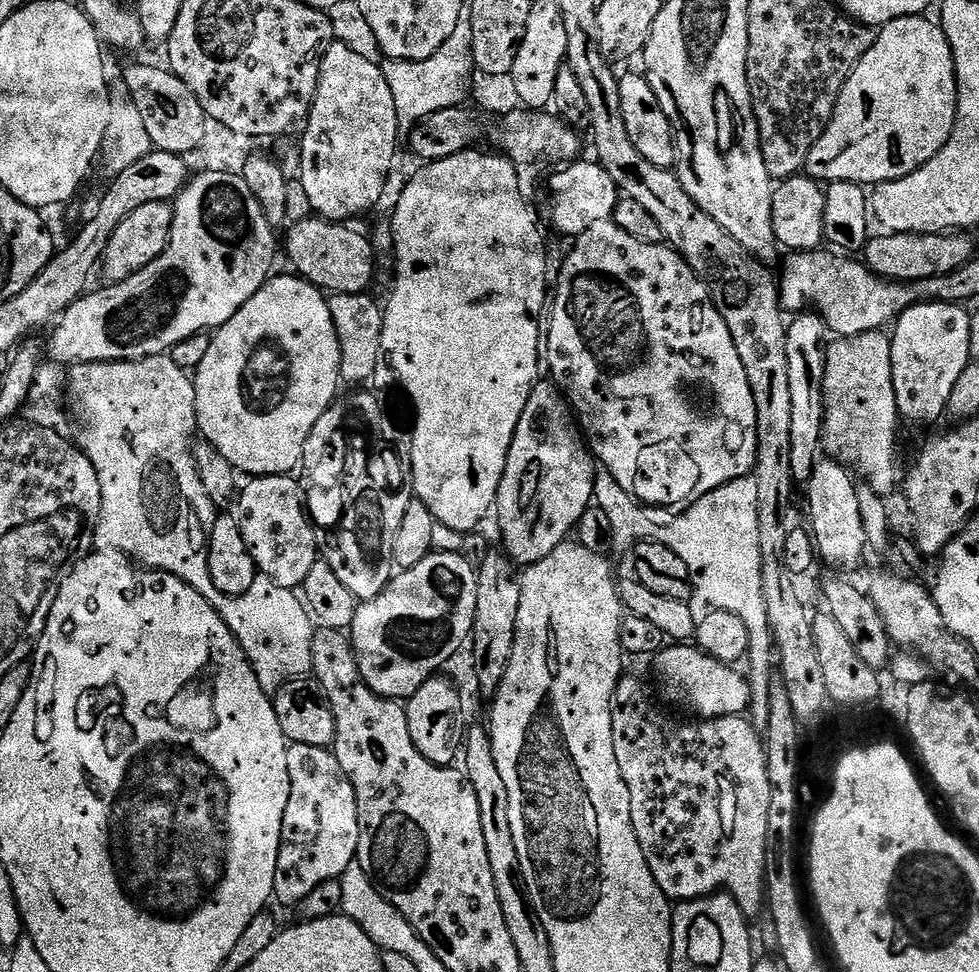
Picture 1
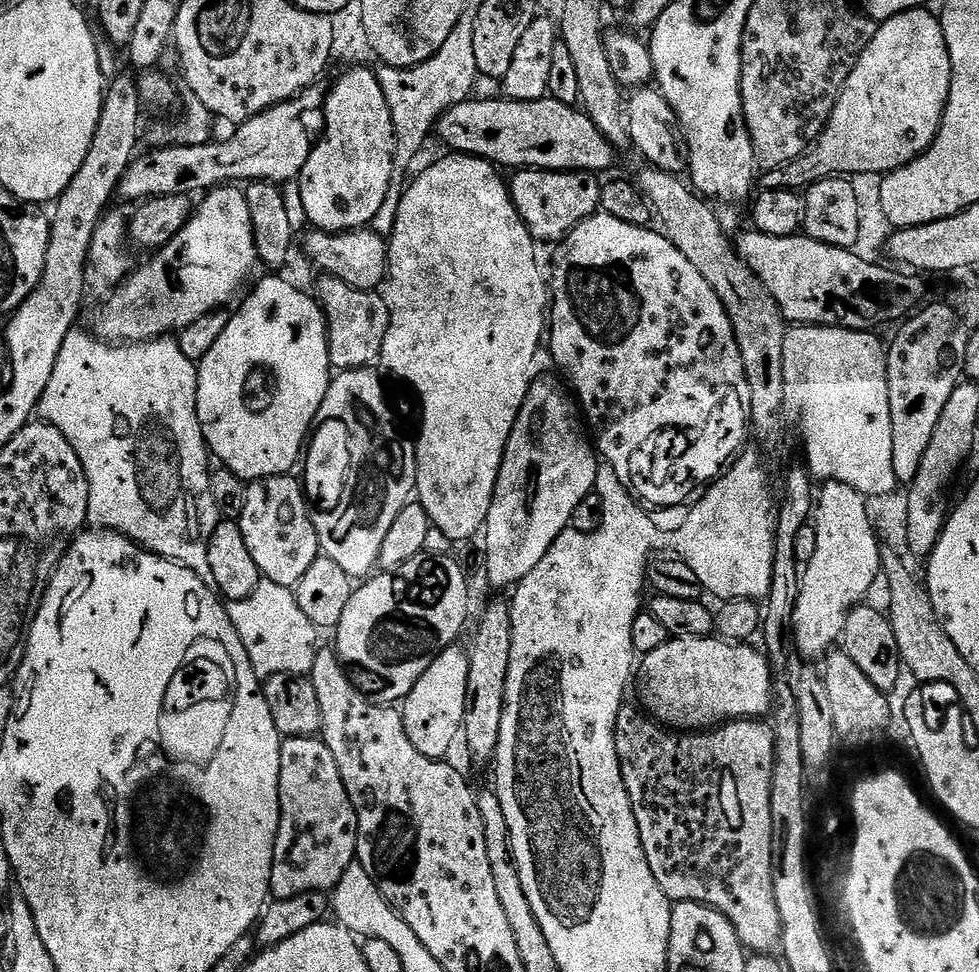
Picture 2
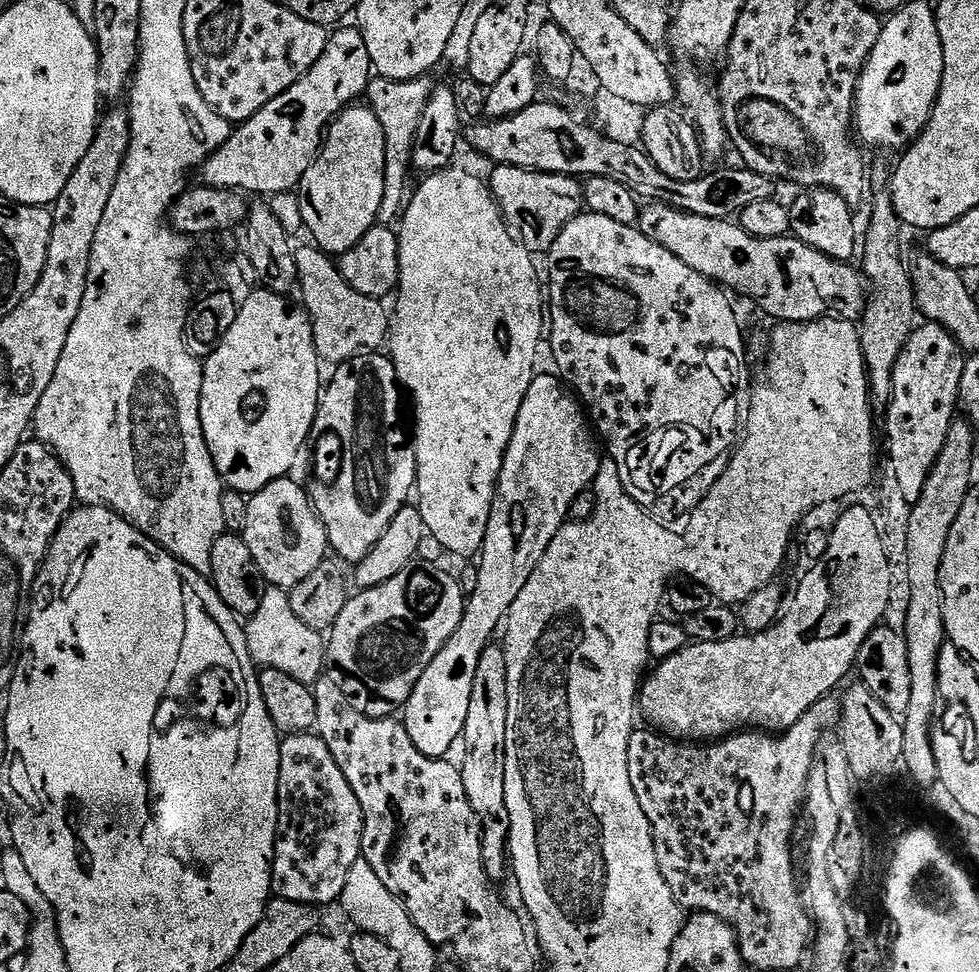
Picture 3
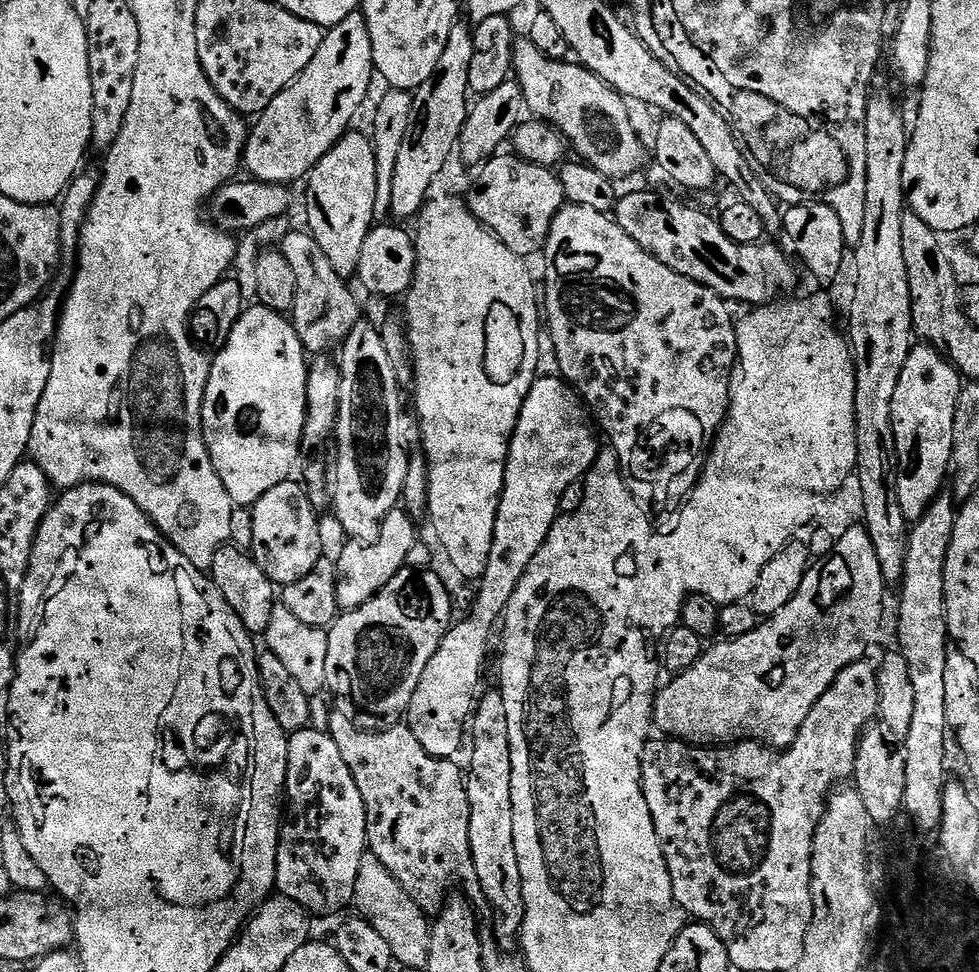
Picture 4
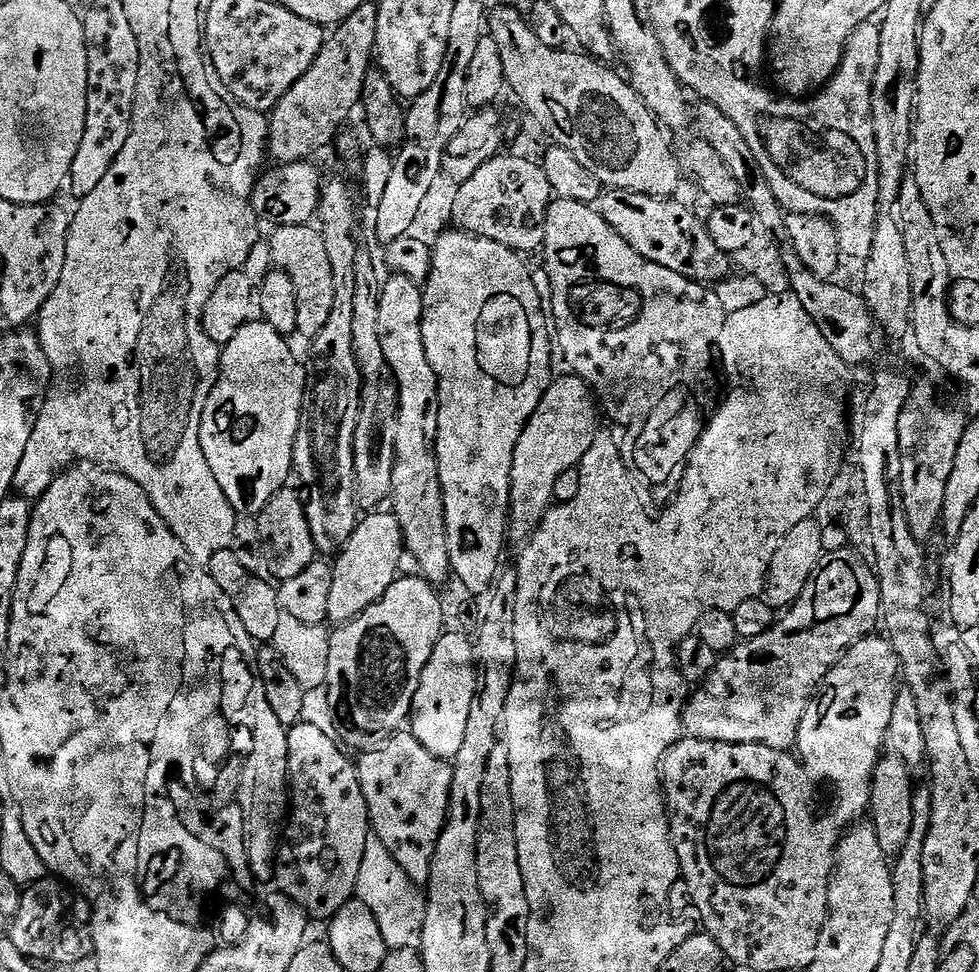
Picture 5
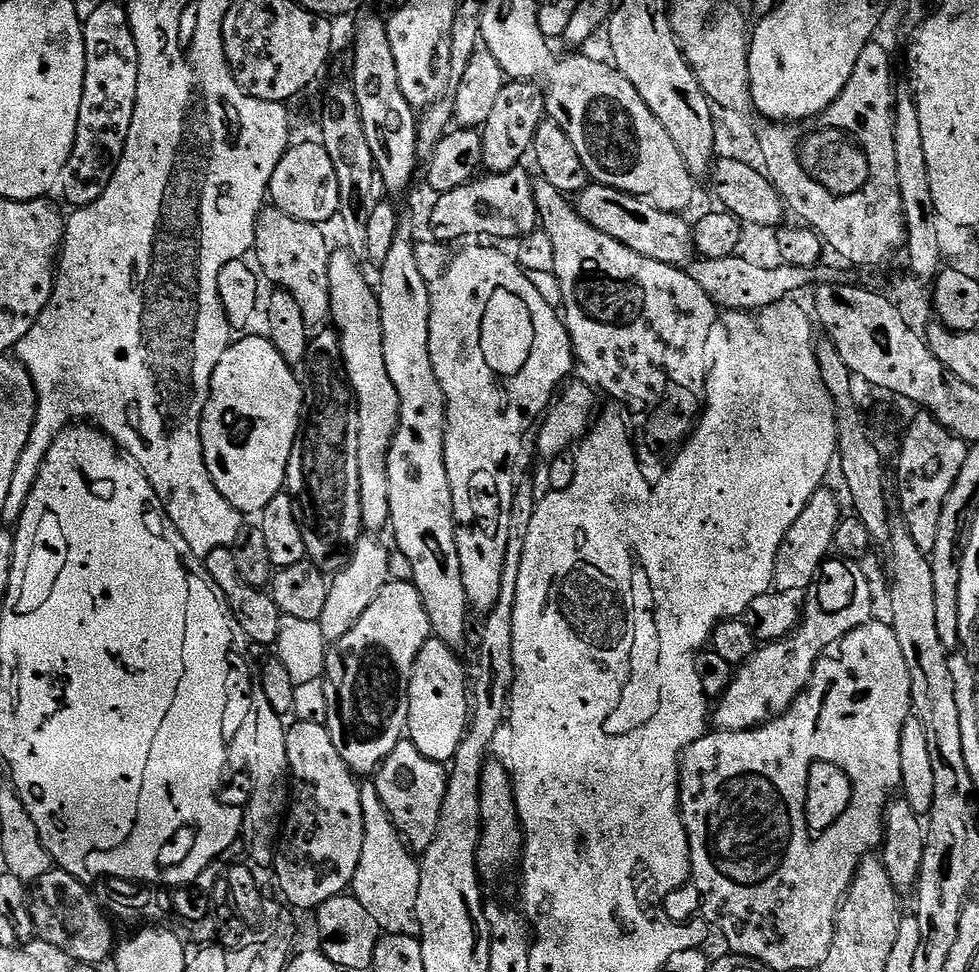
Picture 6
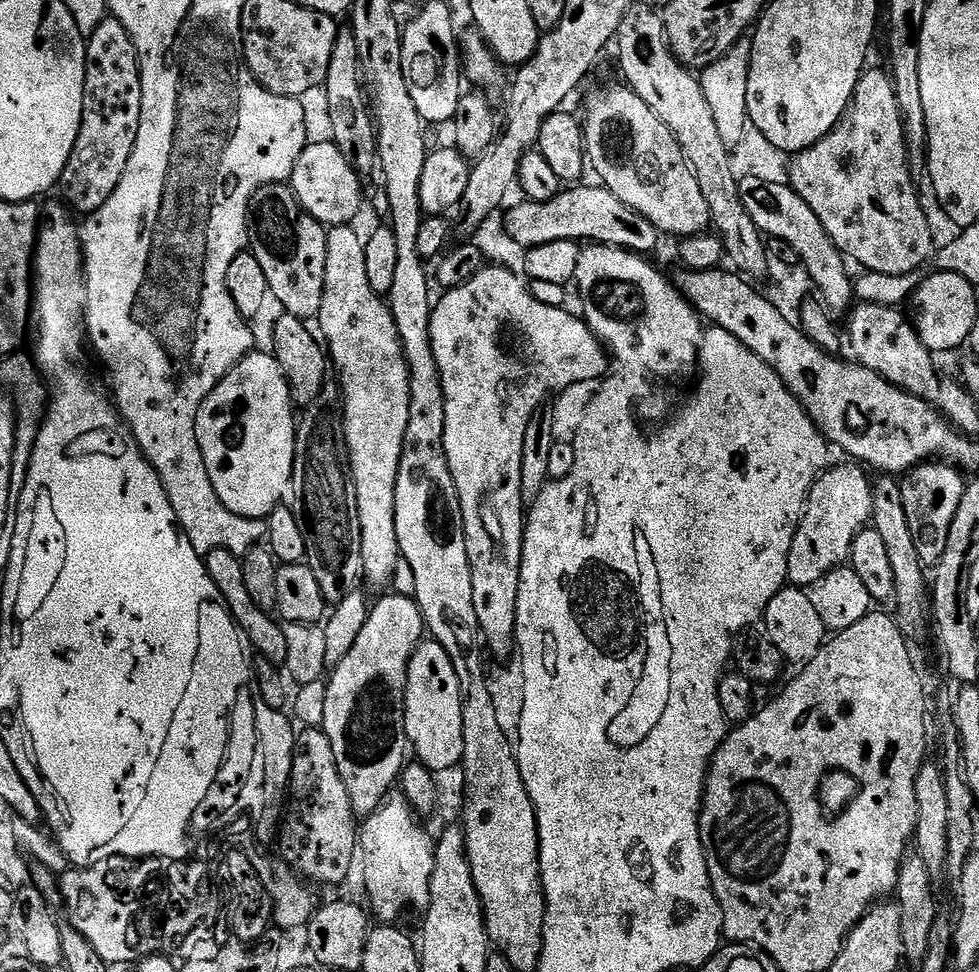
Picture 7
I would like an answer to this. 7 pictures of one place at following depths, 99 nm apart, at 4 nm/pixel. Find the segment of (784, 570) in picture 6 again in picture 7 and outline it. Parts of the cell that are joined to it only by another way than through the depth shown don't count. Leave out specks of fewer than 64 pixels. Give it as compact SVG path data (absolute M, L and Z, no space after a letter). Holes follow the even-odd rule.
M844 463L848 464L821 472L812 483L808 502L804 505L804 517L794 534L790 550L789 585L807 589L819 584L827 572L841 567L849 559L856 535L871 521L873 481L870 476L868 480L869 473L859 463Z

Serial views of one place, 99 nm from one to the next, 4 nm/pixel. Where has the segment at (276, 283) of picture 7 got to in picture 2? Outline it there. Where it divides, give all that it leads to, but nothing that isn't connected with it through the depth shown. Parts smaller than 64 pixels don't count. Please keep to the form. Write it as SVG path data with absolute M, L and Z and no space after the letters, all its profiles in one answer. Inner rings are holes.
M324 274L319 278L321 280L316 284L314 296L328 323L328 353L333 369L341 373L375 365L390 326L387 299L379 291L363 292L337 277Z

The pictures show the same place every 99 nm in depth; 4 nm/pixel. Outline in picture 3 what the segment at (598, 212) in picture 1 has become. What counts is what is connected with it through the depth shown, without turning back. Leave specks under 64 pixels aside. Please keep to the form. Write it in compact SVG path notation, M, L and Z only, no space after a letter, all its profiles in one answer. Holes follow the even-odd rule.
M497 164L491 170L490 187L500 213L520 243L533 254L548 253L564 227L585 211L584 185L575 176L531 172L509 164Z

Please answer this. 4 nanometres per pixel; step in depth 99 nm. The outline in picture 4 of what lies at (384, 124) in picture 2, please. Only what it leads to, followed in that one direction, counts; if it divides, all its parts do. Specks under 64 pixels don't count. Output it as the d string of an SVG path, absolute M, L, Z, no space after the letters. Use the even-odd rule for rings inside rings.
M349 130L308 173L307 231L322 246L322 254L330 258L330 266L345 278L352 278L359 270L363 243L371 234L377 219L378 170L376 148L371 139Z

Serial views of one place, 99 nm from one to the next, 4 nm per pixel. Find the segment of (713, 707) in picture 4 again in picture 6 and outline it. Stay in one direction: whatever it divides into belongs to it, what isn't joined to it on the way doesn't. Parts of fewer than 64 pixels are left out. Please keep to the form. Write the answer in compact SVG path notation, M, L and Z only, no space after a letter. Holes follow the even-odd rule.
M837 559L825 560L820 566L816 579L812 581L812 587L807 589L808 605L806 603L803 605L800 627L785 640L773 640L757 647L755 655L747 663L739 665L726 694L719 697L717 704L720 705L717 708L715 705L714 724L717 729L726 732L744 732L748 728L759 728L760 725L769 724L772 720L783 716L792 709L792 704L803 694L804 687L810 682L814 670L825 653L839 644L843 636L850 634L850 630L867 624L873 619L872 584L868 581L867 574L860 569L861 565L857 561Z

